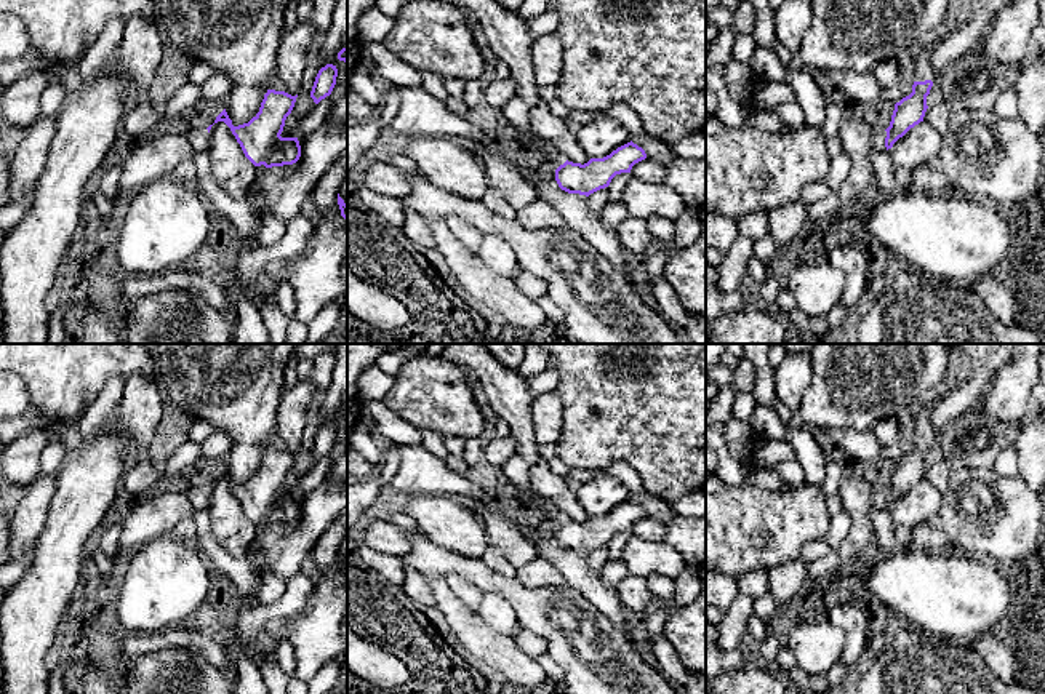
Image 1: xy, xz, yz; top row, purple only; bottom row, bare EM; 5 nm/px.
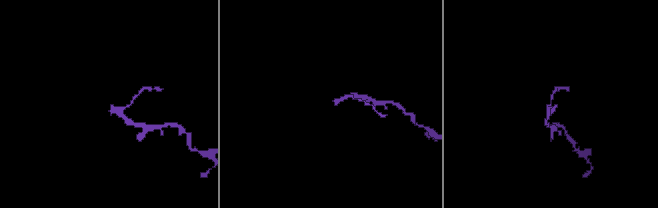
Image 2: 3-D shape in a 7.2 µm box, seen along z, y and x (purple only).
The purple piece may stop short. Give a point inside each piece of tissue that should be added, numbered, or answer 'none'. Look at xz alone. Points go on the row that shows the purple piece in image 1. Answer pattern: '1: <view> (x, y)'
1: xz (554, 155)

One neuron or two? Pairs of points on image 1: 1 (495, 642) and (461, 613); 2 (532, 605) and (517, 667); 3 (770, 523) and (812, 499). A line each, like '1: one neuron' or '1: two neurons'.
1: one neuron
2: two neurons
3: one neuron

